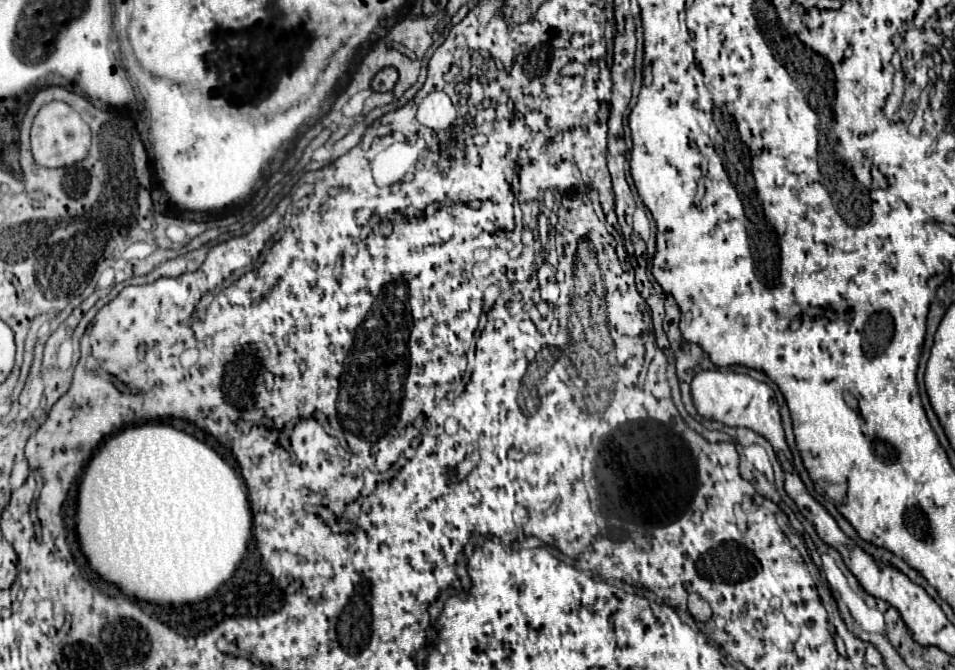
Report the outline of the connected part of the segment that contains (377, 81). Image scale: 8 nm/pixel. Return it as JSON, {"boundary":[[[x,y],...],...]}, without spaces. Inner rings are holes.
{"boundary":[[[387,67],[387,69],[381,69],[373,81],[371,81],[371,89],[373,91],[391,91],[393,85],[397,81],[397,71],[393,67]]]}

